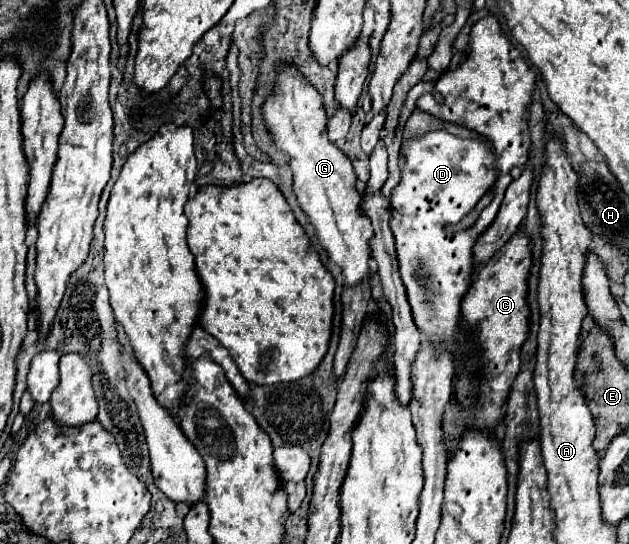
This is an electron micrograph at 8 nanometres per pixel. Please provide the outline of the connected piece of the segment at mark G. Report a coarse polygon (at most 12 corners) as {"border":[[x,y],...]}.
{"border":[[286,67],[262,109],[294,191],[346,285],[372,225],[318,91]]}

